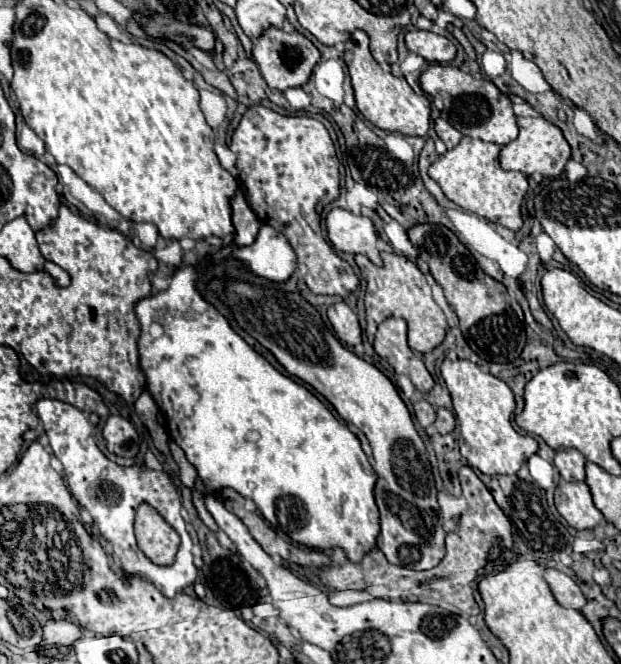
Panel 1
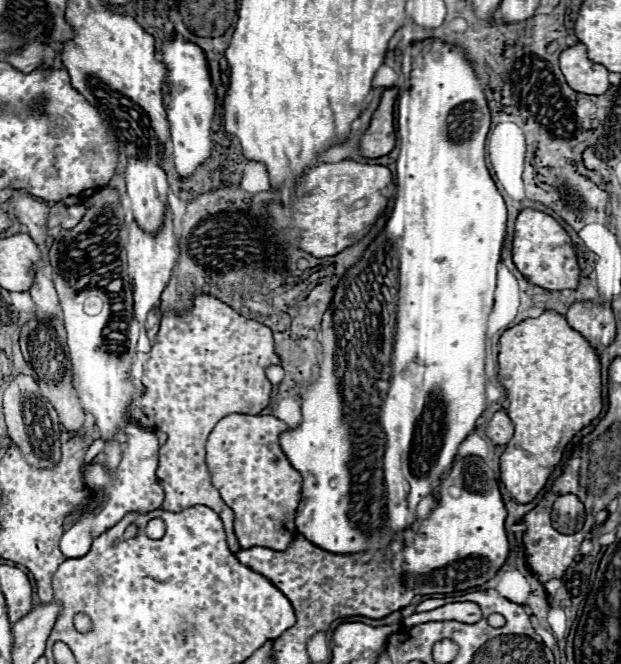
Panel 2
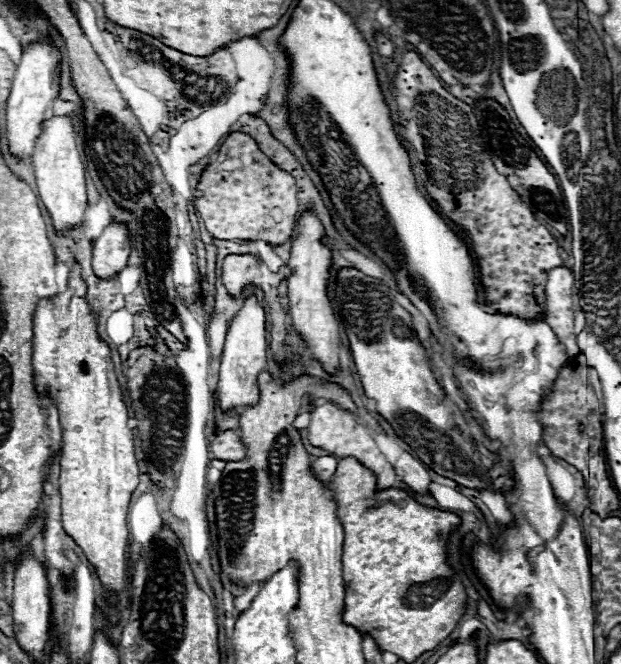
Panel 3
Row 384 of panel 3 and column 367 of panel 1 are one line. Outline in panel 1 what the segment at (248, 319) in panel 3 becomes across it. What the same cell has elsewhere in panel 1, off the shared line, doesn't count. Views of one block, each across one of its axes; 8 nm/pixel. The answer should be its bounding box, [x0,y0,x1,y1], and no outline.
[326,208,382,266]

